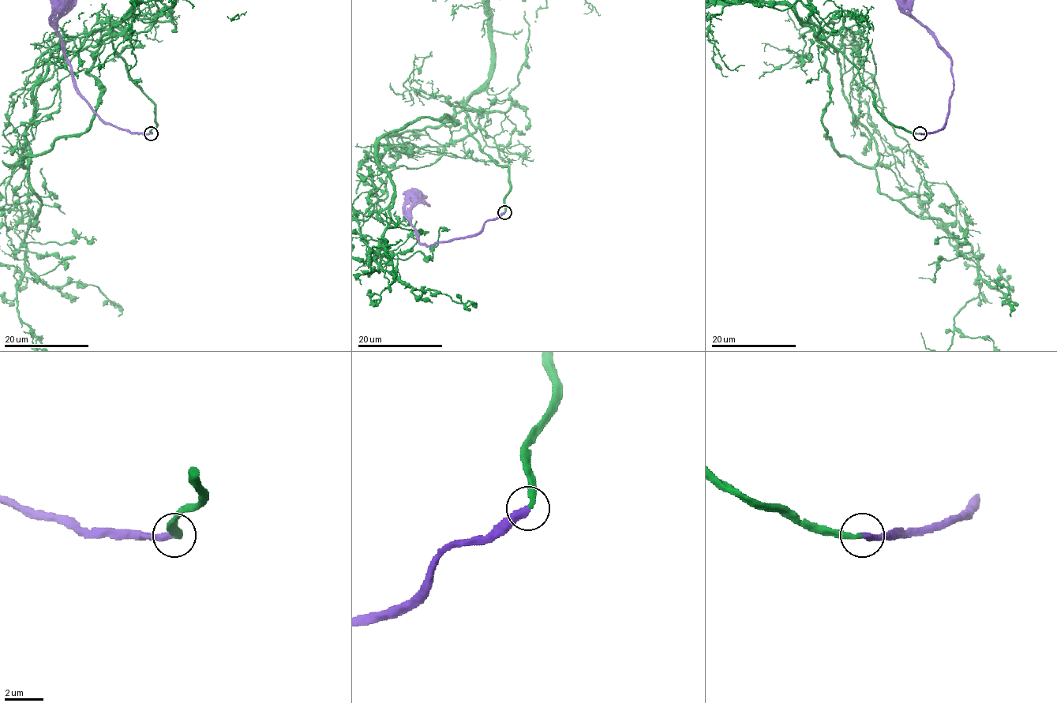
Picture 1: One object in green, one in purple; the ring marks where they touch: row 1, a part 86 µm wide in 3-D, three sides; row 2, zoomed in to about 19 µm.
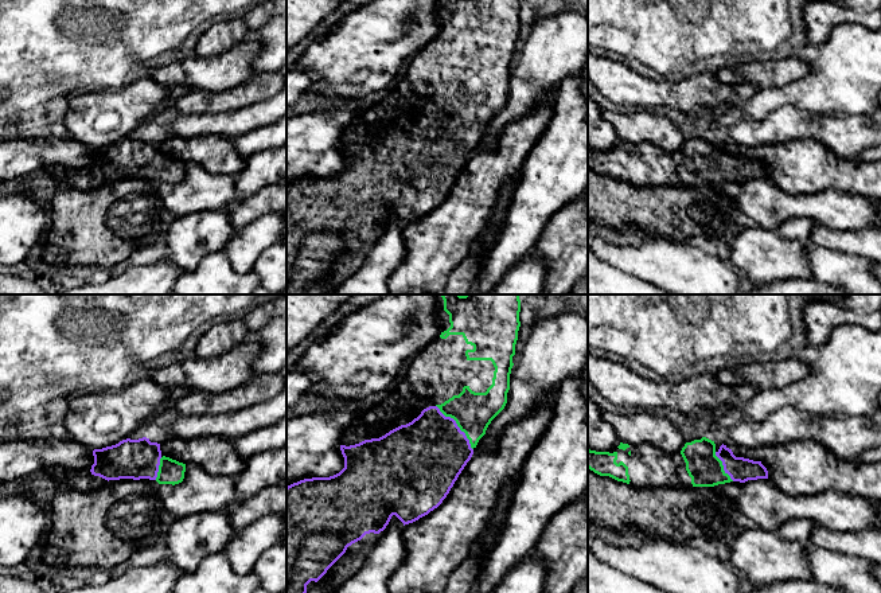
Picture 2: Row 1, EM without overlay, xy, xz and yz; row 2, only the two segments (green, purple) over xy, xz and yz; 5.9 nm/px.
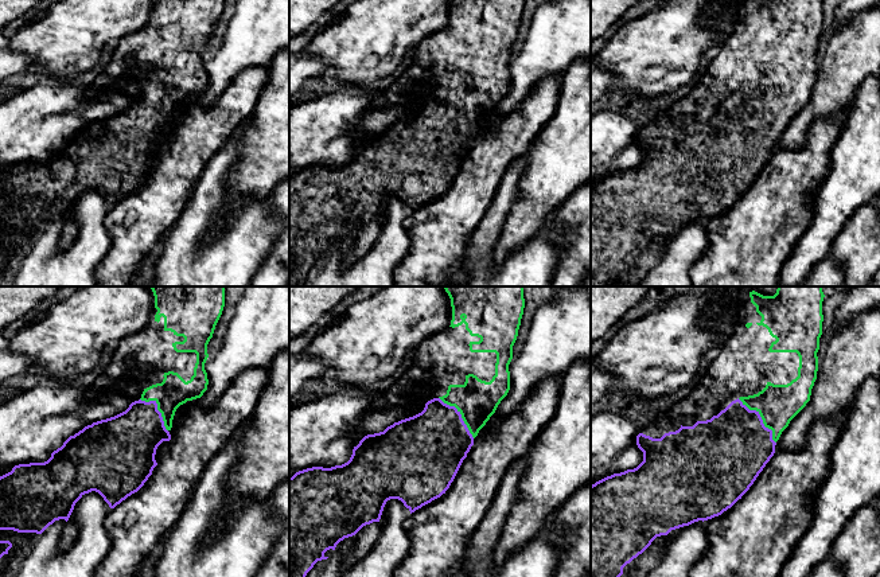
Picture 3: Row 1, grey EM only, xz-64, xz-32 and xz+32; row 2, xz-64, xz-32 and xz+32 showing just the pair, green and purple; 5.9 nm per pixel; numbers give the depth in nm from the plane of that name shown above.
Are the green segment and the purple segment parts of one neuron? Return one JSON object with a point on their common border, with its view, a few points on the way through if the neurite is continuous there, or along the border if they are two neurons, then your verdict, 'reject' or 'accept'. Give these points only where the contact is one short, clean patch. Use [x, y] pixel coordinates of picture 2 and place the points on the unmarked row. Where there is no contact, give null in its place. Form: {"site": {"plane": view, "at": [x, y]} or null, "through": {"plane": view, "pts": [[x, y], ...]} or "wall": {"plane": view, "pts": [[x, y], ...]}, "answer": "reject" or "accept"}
{"site": {"plane": "xz", "at": [457, 124]}, "through": {"plane": "xz", "pts": [[472, 110], [457, 124], [428, 153]]}, "answer": "accept"}

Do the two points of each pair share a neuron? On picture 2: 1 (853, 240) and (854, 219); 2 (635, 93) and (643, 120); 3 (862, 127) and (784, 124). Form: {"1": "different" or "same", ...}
{"1": "different", "2": "different", "3": "same"}

